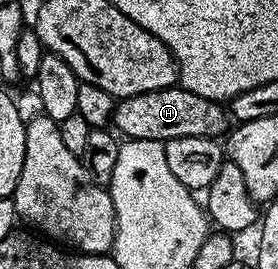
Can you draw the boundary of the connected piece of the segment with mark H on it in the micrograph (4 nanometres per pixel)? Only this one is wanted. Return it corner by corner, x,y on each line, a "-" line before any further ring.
174,87
118,100
113,110
112,124
117,125
116,132
122,138
130,141
151,139
164,143
188,137
220,138
230,128
231,117
222,102
210,101
203,95
195,95
195,91

